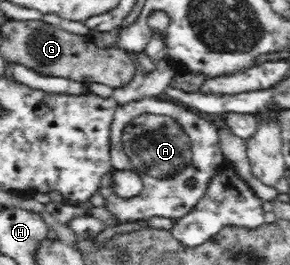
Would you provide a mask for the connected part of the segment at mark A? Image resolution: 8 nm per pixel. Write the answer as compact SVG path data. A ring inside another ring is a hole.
M158 97L141 98L137 102L119 105L115 110L110 128L110 155L113 169L105 175L101 182L101 196L105 198L104 207L109 210L115 220L119 220L120 224L156 217L174 220L183 218L199 202L208 180L215 175L214 167L223 158L217 129L214 123L201 118L189 108L176 105L172 101L158 99ZM114 169L131 169L136 172L143 183L141 194L128 199L117 196L112 179ZM189 180L194 182L192 187L187 185Z

